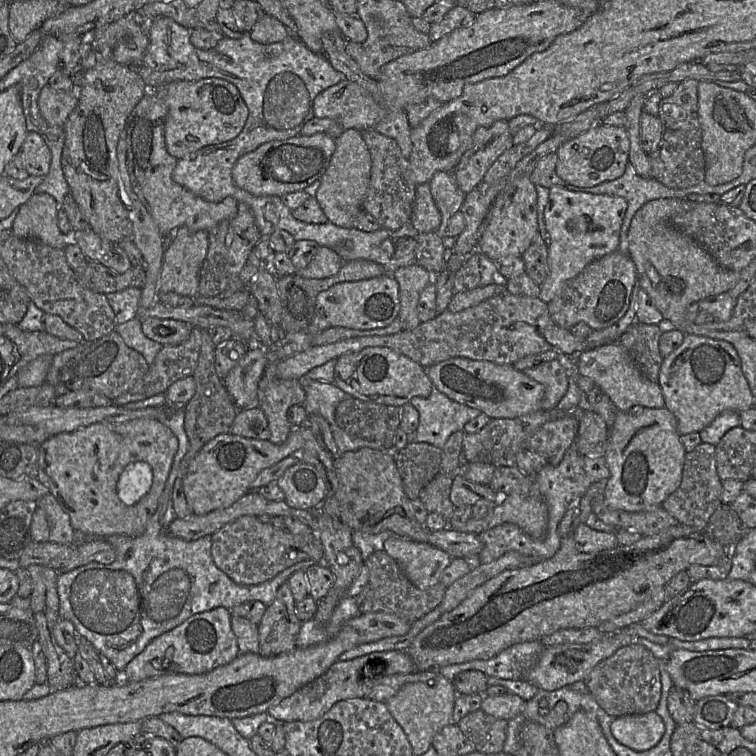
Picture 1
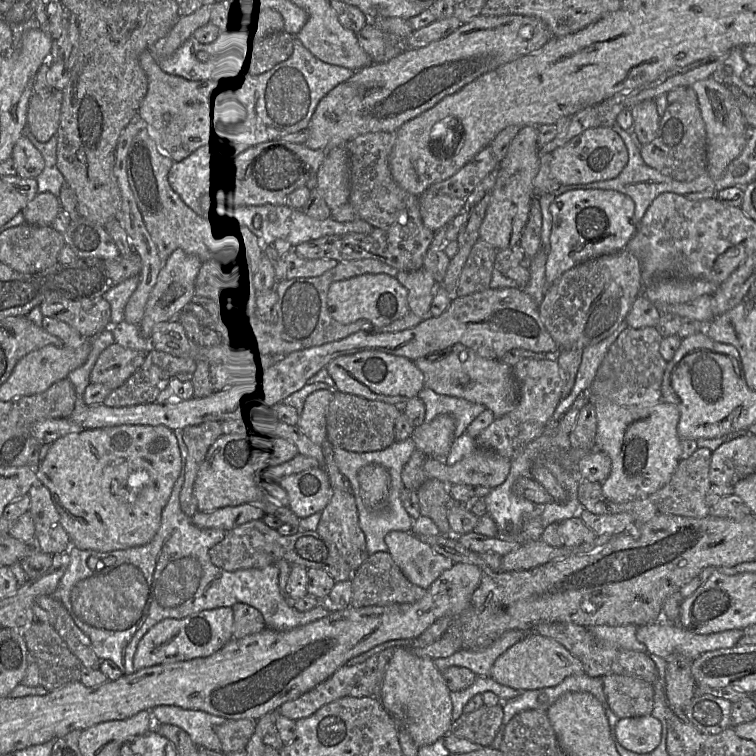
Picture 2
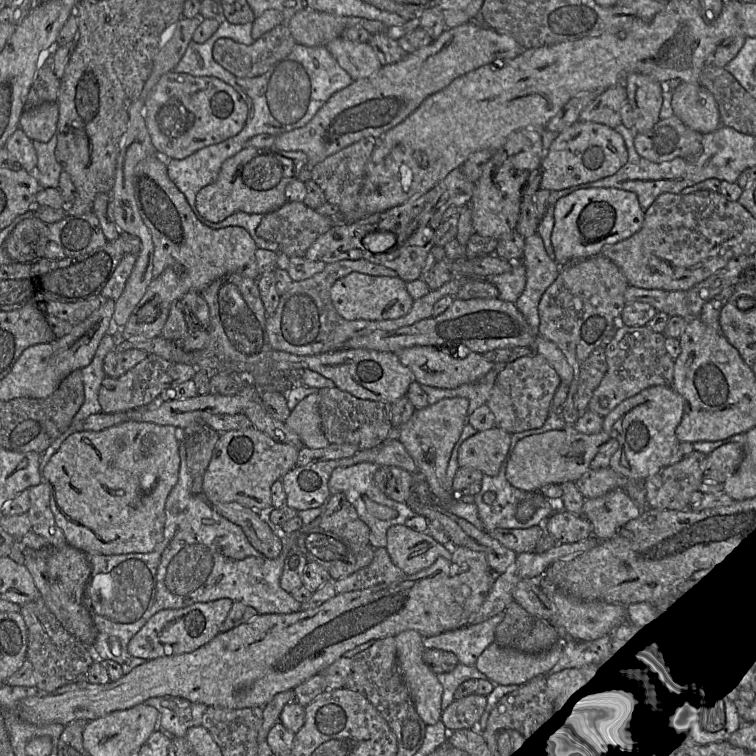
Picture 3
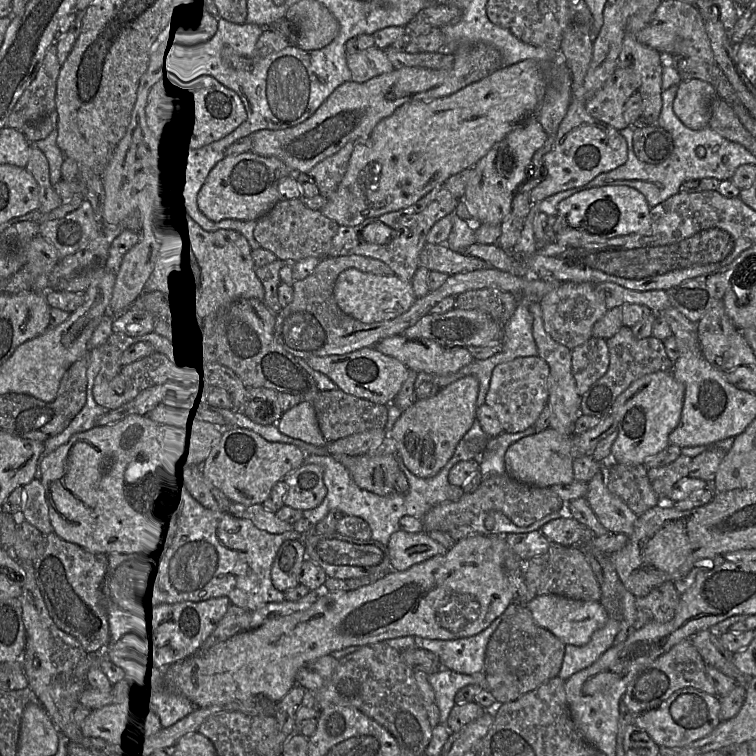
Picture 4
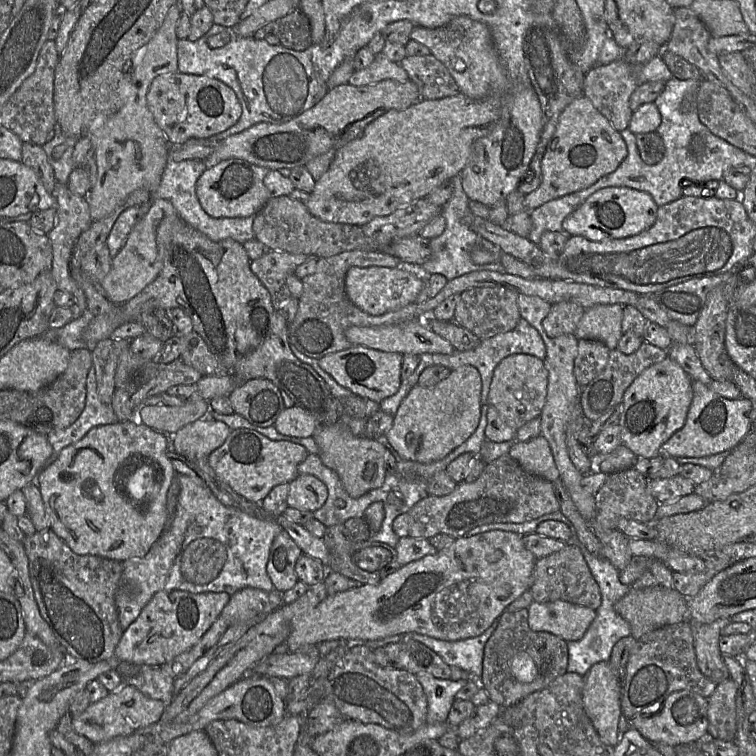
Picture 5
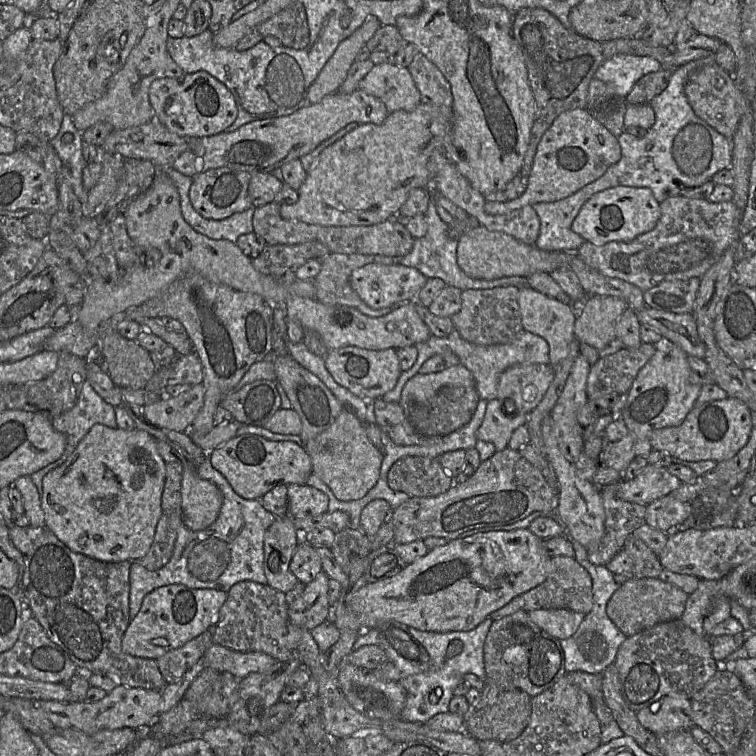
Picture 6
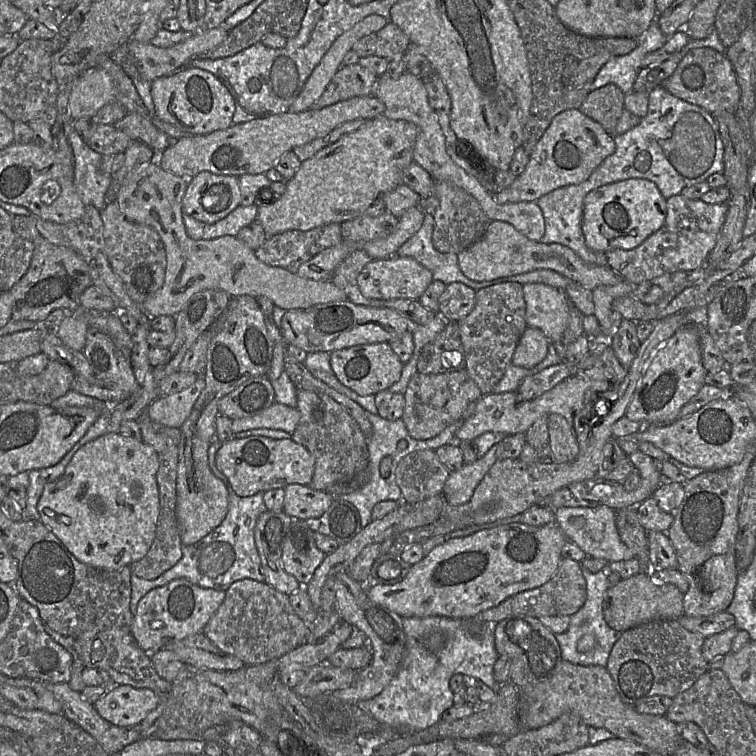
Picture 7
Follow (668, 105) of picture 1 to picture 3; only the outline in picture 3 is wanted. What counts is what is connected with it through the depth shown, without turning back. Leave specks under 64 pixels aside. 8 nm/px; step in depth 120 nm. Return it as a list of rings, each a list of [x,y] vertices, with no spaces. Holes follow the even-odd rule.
[[[672,115],[659,120],[647,132],[634,133],[634,146],[641,157],[654,163],[675,158],[692,162],[696,161],[703,151],[702,135]]]

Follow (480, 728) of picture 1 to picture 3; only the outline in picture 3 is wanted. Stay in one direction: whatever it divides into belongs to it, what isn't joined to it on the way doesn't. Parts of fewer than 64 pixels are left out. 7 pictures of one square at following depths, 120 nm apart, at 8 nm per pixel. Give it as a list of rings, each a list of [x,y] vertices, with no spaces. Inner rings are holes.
[[[471,695],[455,700],[442,712],[441,721],[448,732],[461,729],[478,729],[478,724],[487,708],[487,698]]]

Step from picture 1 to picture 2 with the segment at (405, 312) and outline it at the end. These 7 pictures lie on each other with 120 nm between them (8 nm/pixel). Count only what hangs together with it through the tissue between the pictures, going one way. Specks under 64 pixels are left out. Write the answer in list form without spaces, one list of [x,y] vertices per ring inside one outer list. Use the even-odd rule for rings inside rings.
[[[425,268],[414,271],[399,271],[395,276],[408,292],[409,309],[422,320],[430,317],[430,306],[436,280]]]

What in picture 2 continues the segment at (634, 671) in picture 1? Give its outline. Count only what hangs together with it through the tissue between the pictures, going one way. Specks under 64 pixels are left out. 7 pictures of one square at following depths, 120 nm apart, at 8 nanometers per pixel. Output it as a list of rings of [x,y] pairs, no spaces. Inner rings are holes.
[[[611,674],[602,677],[610,709],[620,719],[652,714],[654,685],[640,678]]]

